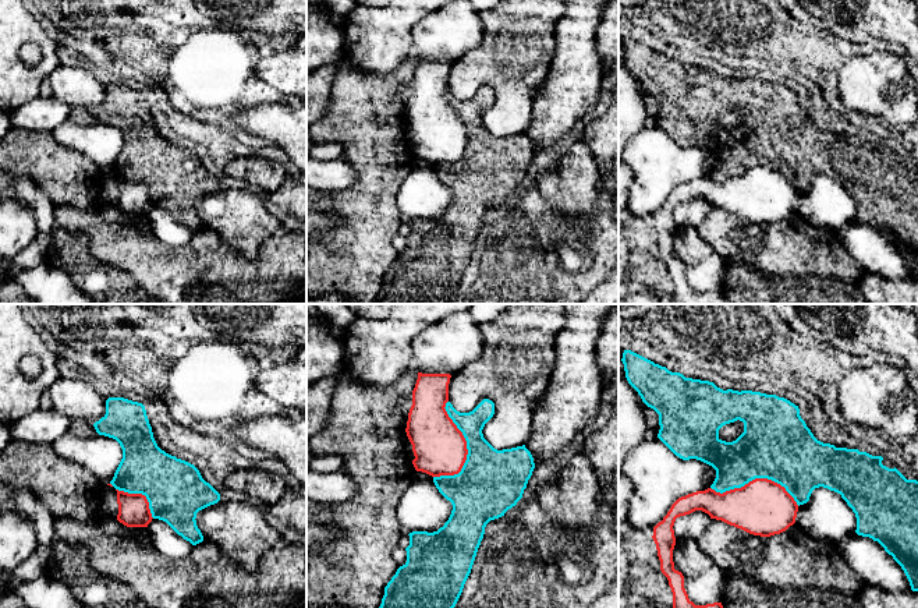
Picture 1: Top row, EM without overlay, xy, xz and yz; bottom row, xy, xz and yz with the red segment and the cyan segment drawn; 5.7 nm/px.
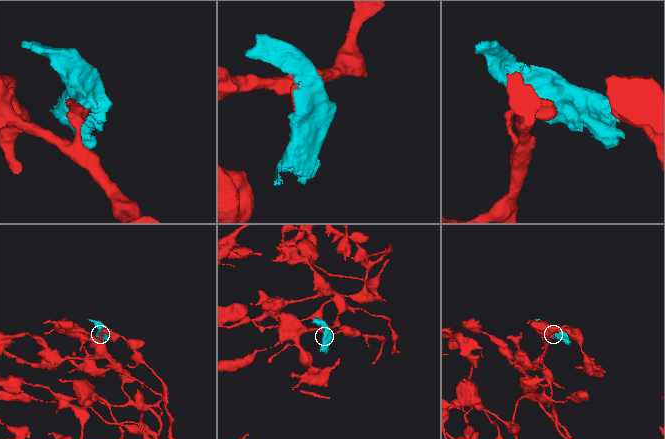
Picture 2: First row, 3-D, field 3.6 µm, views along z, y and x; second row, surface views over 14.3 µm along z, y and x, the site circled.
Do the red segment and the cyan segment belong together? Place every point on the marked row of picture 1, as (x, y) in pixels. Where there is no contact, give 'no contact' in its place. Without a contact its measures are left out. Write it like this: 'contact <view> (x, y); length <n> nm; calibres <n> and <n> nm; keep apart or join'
contact xz (467, 449); length 460 nm; calibres 300 and 380 nm; keep apart

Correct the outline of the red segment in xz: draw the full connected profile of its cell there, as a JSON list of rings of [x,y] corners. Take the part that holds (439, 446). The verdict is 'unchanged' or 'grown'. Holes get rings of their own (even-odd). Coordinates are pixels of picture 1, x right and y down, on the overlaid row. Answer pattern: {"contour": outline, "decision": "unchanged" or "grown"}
{"contour": [[[422,374],[412,390],[407,436],[412,445],[417,471],[432,477],[458,474],[468,449],[462,432],[446,411],[450,374]]], "decision": "unchanged"}

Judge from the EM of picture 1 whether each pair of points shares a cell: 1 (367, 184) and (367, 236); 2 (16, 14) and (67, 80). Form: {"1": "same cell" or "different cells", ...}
{"1": "same cell", "2": "different cells"}

